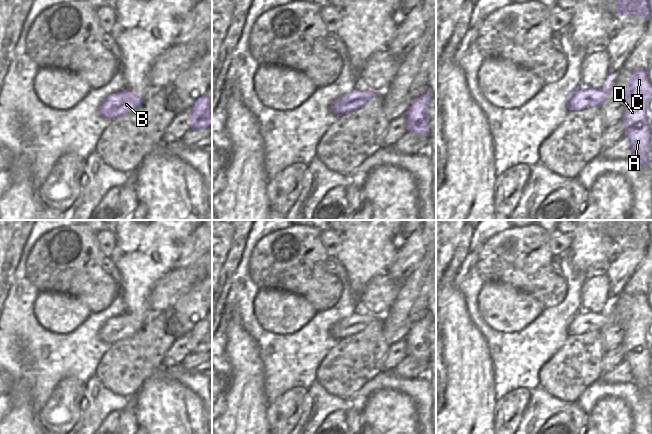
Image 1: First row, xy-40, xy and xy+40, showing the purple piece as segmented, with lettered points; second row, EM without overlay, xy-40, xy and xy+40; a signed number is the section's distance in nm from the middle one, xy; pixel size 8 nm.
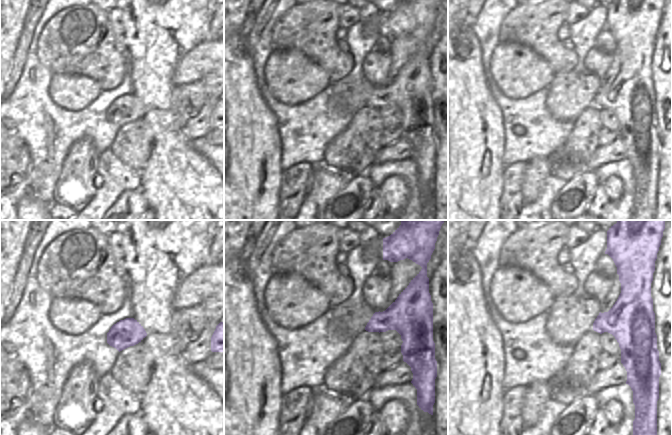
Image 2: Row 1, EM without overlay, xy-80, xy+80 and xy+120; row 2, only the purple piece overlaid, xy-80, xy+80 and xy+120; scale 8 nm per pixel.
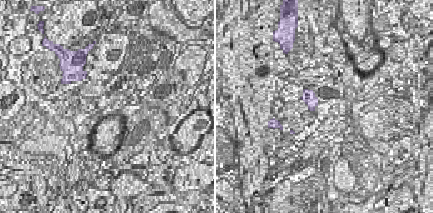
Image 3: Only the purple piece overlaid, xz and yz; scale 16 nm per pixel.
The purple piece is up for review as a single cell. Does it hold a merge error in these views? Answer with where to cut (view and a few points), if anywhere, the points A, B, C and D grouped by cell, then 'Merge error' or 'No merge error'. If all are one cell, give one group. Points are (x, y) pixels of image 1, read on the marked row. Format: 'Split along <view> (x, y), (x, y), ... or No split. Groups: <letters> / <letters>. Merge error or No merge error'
No split. Groups: A B C D. No merge error

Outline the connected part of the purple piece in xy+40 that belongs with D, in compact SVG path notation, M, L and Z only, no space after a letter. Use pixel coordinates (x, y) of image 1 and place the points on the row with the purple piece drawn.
M636 70L629 77L625 91L623 125L625 137L629 139L633 158L640 166L649 166L649 147L651 133L647 123L647 103L652 96L652 87L647 70Z

